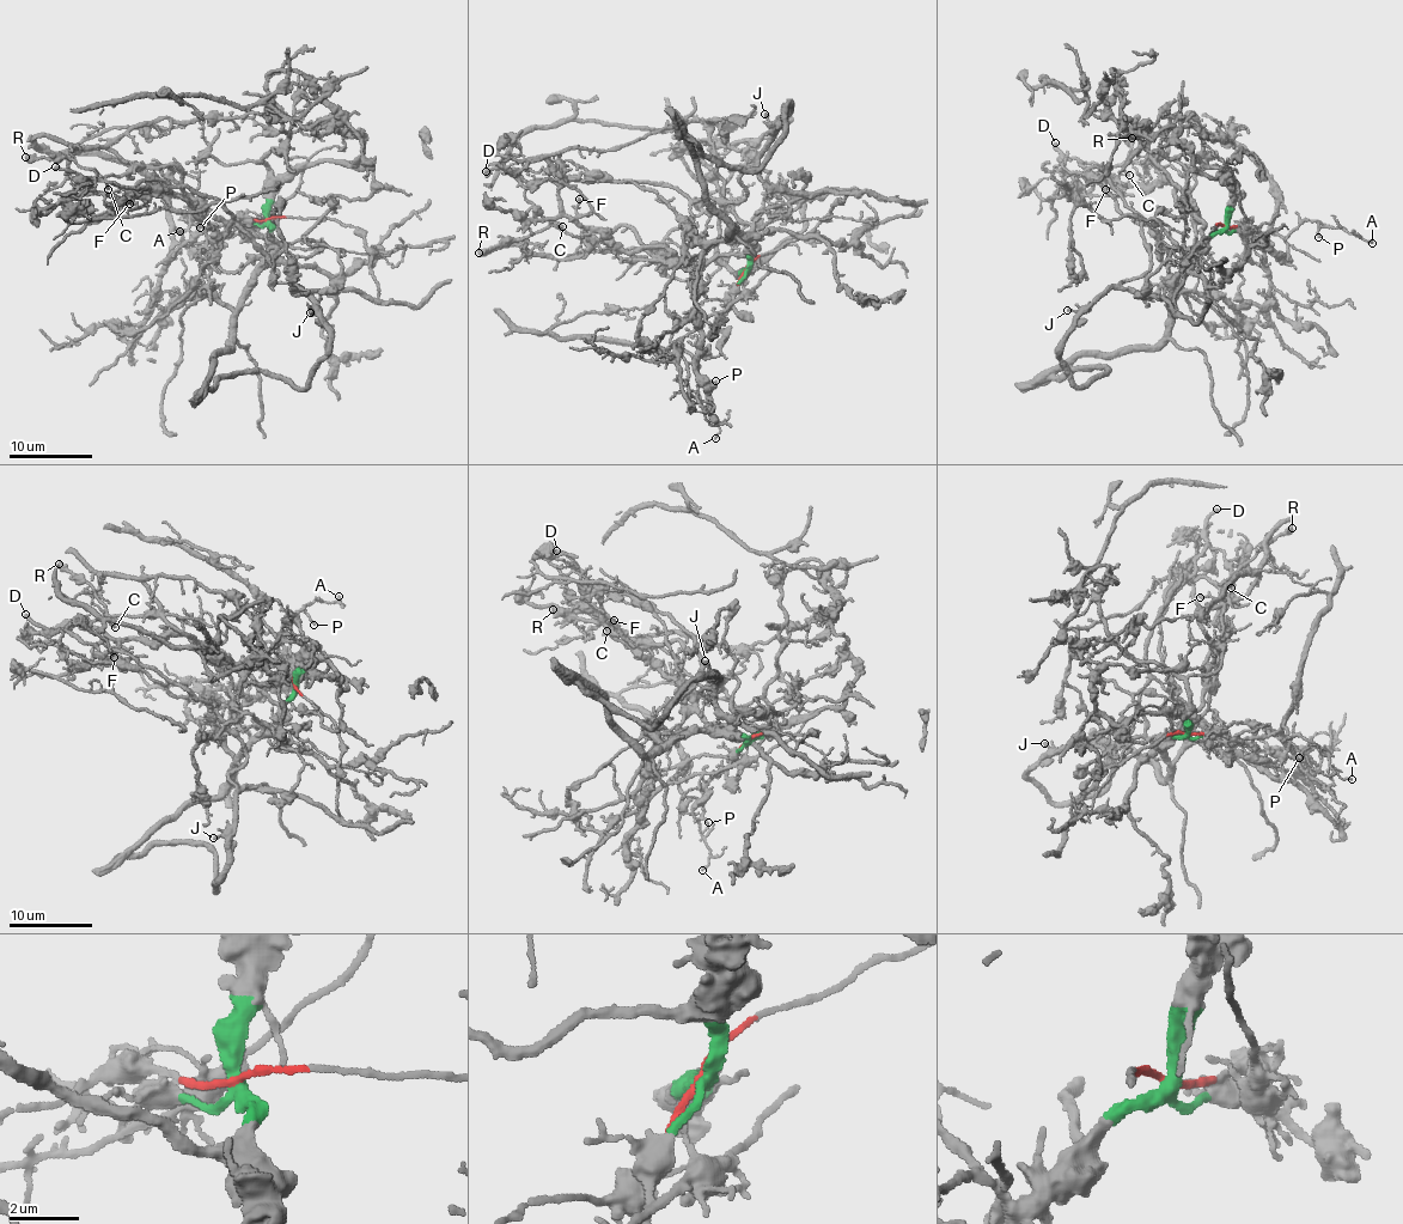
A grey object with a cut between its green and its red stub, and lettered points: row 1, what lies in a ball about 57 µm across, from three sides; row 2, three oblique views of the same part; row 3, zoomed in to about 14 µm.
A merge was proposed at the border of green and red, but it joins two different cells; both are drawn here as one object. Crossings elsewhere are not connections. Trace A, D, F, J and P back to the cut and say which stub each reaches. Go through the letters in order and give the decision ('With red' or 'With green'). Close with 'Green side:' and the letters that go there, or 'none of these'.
A: With green
D: With red
F: With green
J: With red
P: With green
Green side: A, F, P

